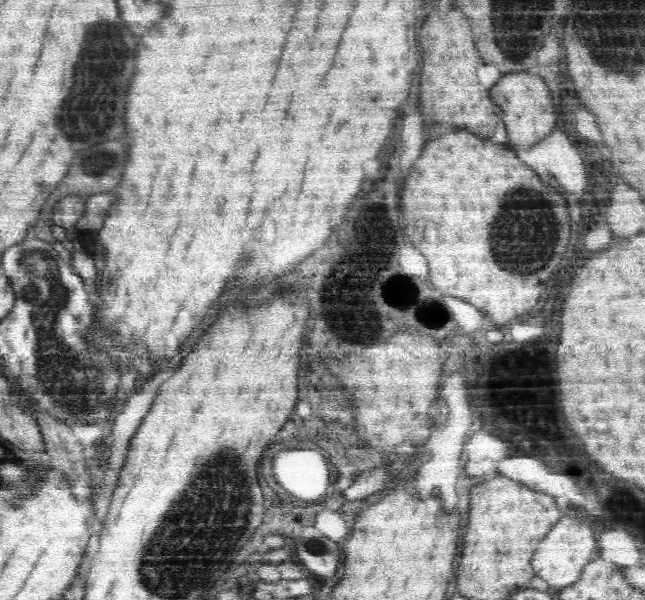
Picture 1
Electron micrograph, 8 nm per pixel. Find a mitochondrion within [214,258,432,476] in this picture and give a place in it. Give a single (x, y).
(359, 330)

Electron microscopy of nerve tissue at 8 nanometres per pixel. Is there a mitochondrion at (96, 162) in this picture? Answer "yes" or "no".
yes

